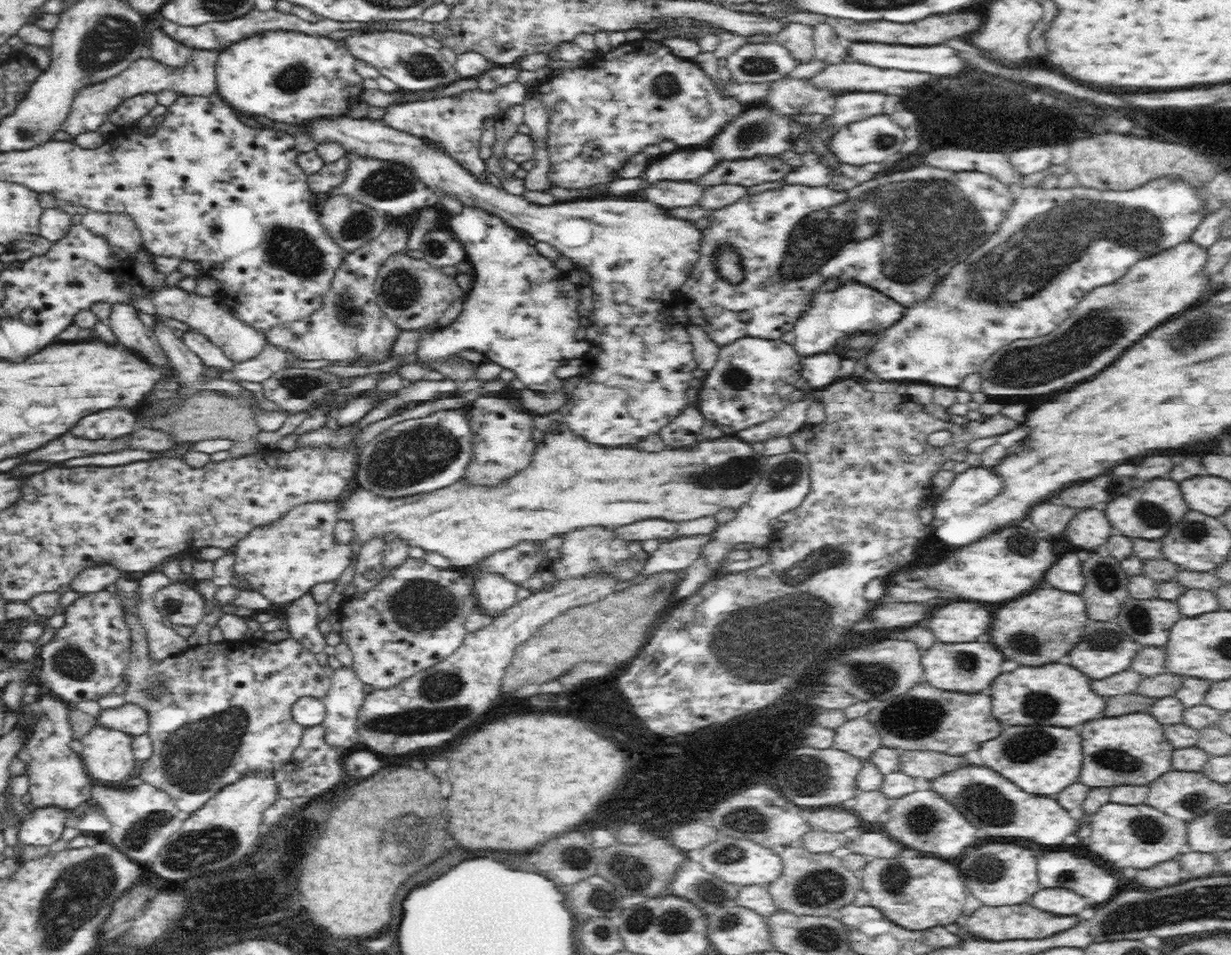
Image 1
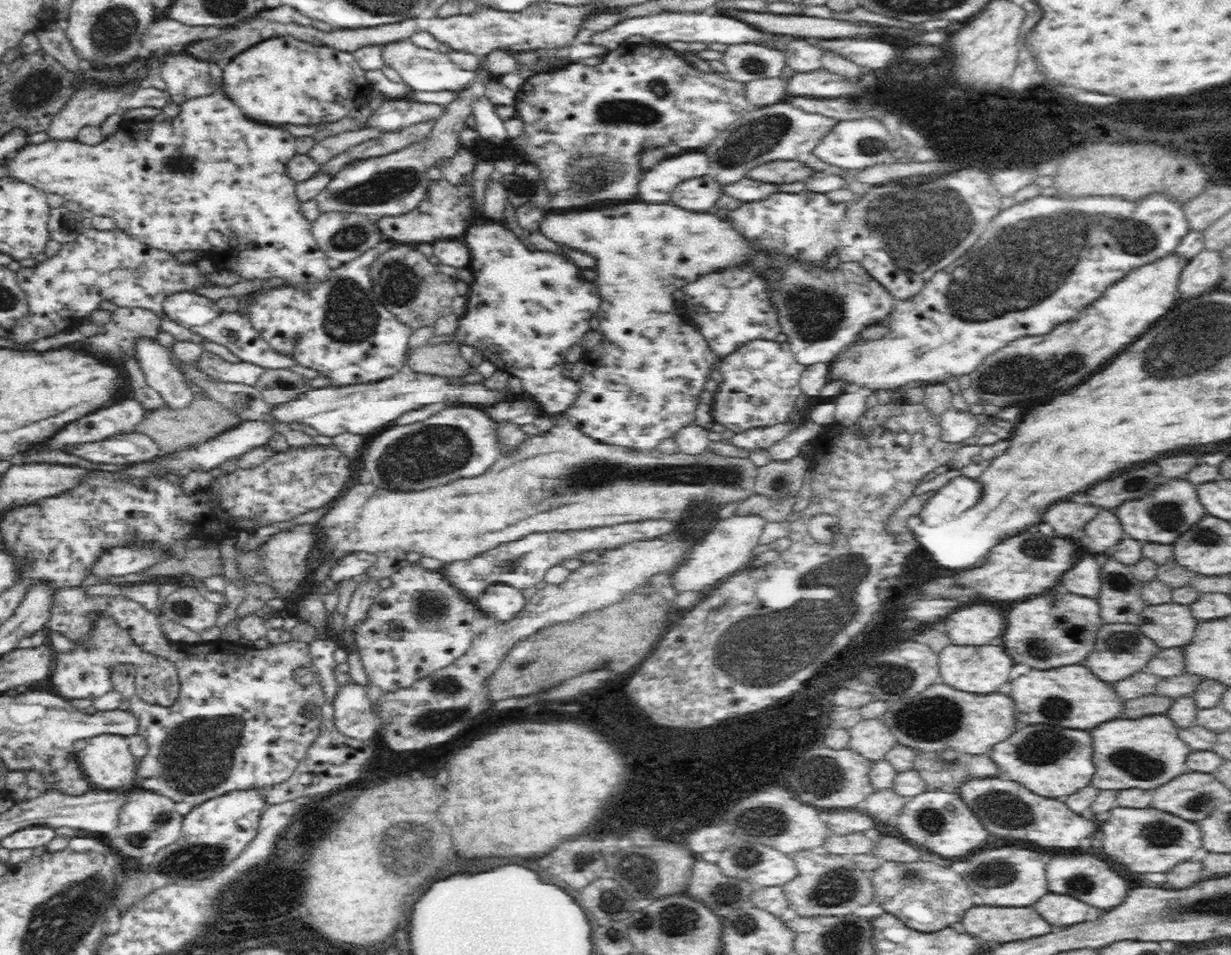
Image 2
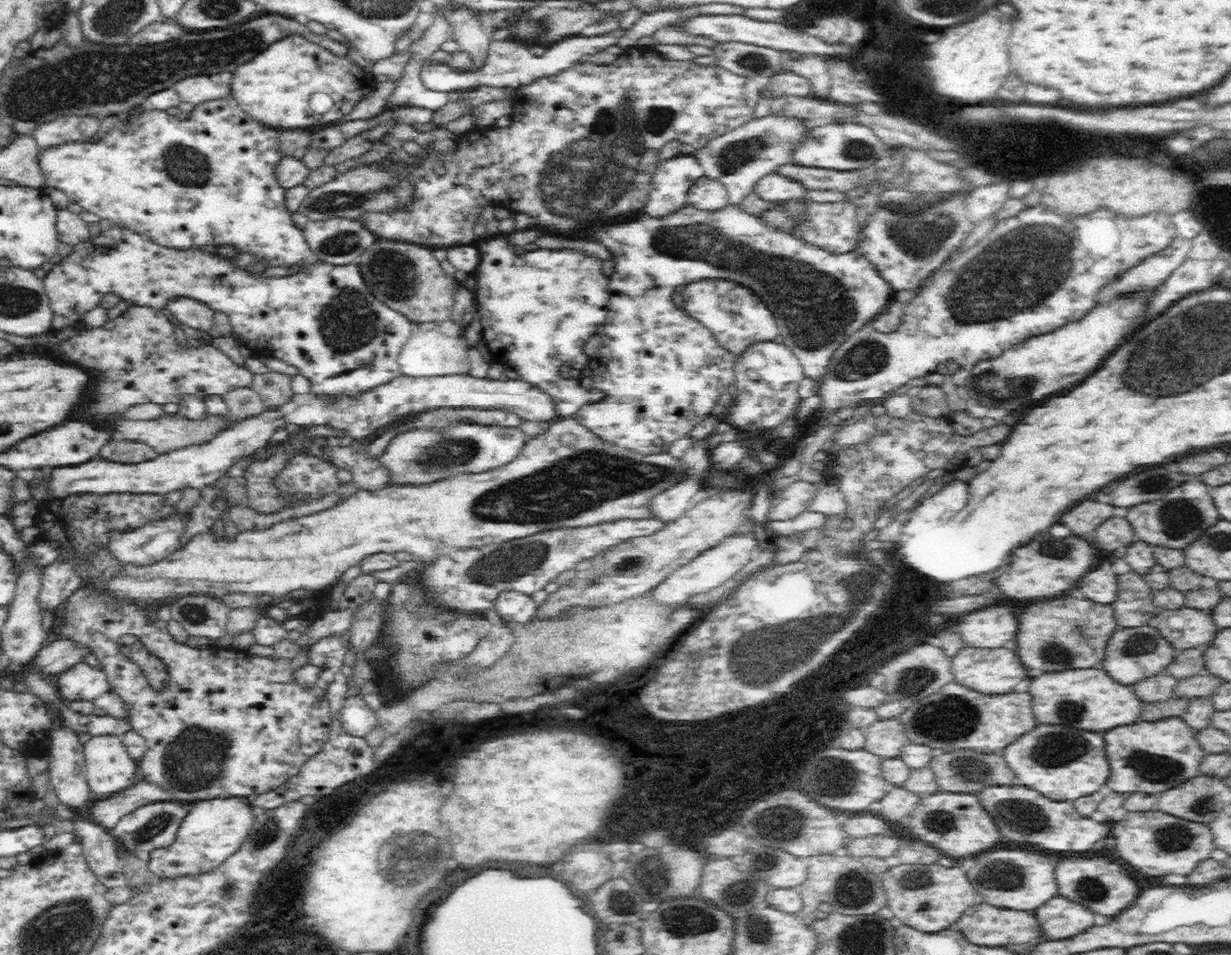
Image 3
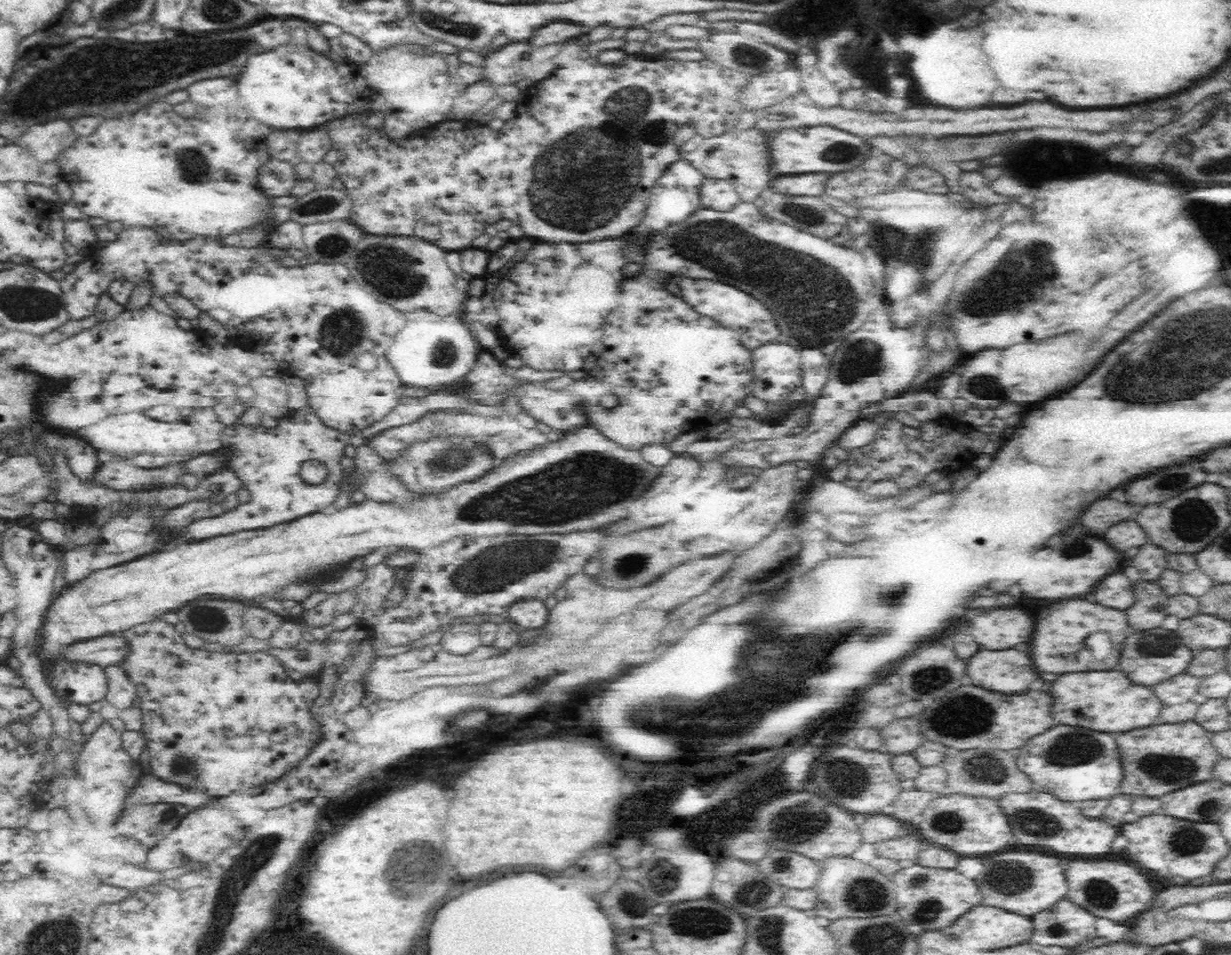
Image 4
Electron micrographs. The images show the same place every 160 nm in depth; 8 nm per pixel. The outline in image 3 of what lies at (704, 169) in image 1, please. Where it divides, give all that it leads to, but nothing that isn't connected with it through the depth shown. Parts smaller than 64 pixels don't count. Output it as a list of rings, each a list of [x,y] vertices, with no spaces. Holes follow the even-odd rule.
[[[690,156],[665,160],[650,184],[650,200],[644,212],[652,218],[664,218],[688,206],[689,190],[698,178],[704,177],[703,168]]]

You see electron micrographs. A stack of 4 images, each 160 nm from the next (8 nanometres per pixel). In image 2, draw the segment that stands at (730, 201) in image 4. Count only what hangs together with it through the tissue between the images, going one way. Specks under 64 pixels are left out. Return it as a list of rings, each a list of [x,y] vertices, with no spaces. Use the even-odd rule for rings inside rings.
[[[711,175],[691,178],[674,189],[672,205],[705,213],[718,204],[723,196],[722,185]]]

